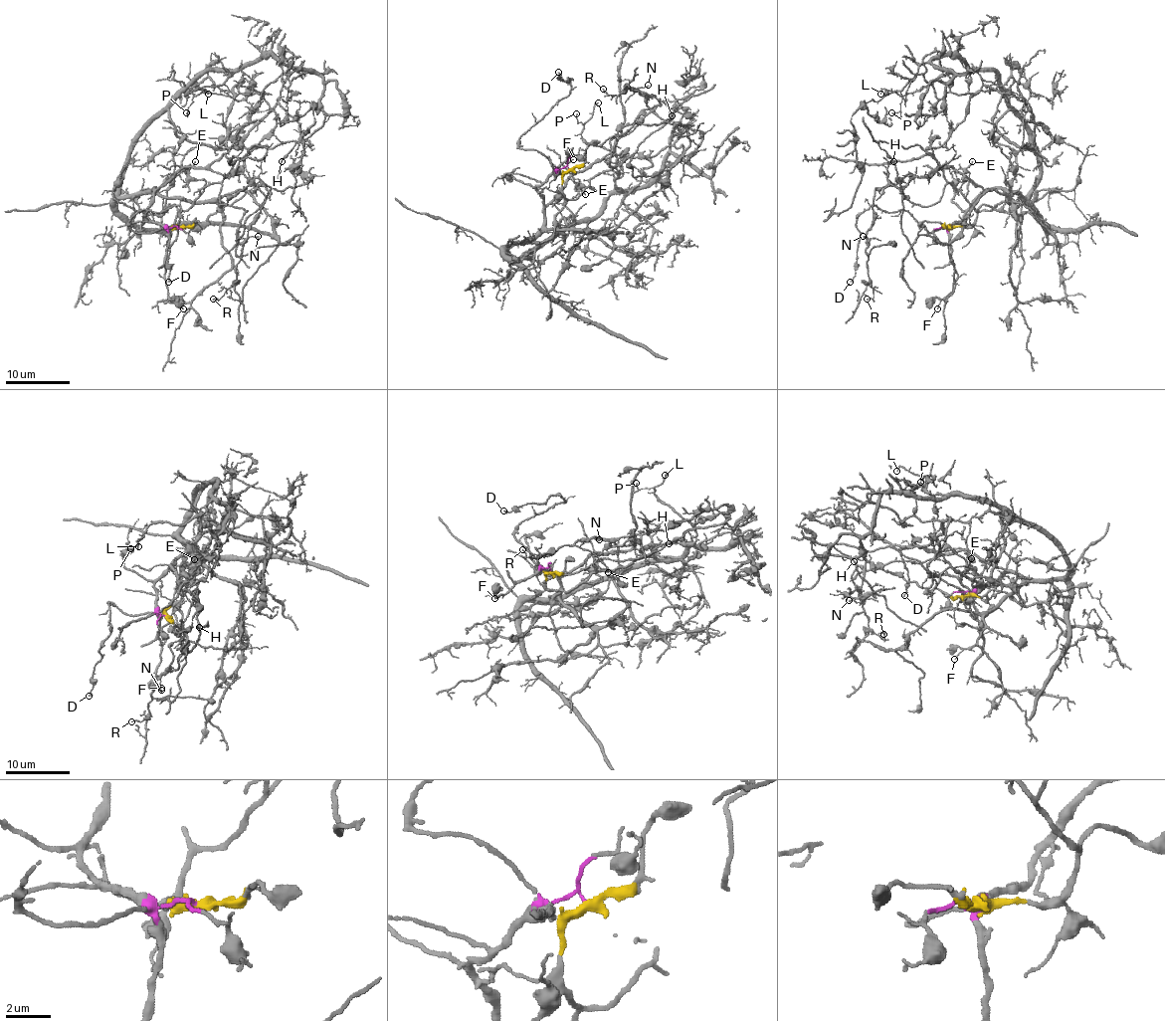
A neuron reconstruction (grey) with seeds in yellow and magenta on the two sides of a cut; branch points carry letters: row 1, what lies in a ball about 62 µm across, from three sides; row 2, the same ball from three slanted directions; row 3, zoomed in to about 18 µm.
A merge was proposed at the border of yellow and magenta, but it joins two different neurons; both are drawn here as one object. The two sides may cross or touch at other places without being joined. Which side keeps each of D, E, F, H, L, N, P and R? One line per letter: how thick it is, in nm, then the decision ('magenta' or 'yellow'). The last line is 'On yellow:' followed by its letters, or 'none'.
D: 160 nm | magenta
E: 120 nm | yellow
F: 100 nm | magenta
H: 150 nm | yellow
L: 120 nm | magenta
N: 120 nm | yellow
P: 110 nm | magenta
R: 130 nm | yellow
On yellow: E, H, N, R

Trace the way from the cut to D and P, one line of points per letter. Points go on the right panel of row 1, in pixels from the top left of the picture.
D: (947, 226), (928, 232), (905, 210), (883, 211), (871, 205), (856, 221), (860, 239), (855, 277), (850, 282)
P: (947, 226), (984, 192), (1027, 197), (1040, 171), (1032, 131), (989, 71), (944, 74), (891, 112)

